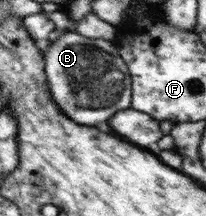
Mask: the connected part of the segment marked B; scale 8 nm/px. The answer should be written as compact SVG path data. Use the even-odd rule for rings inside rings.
M66 30L57 35L53 41L47 41L43 45L47 45L47 47L43 47L43 59L45 60L49 93L64 116L68 116L74 122L82 125L94 126L98 122L108 122L116 112L131 107L132 78L127 64L117 51L115 40L87 38L75 30Z

